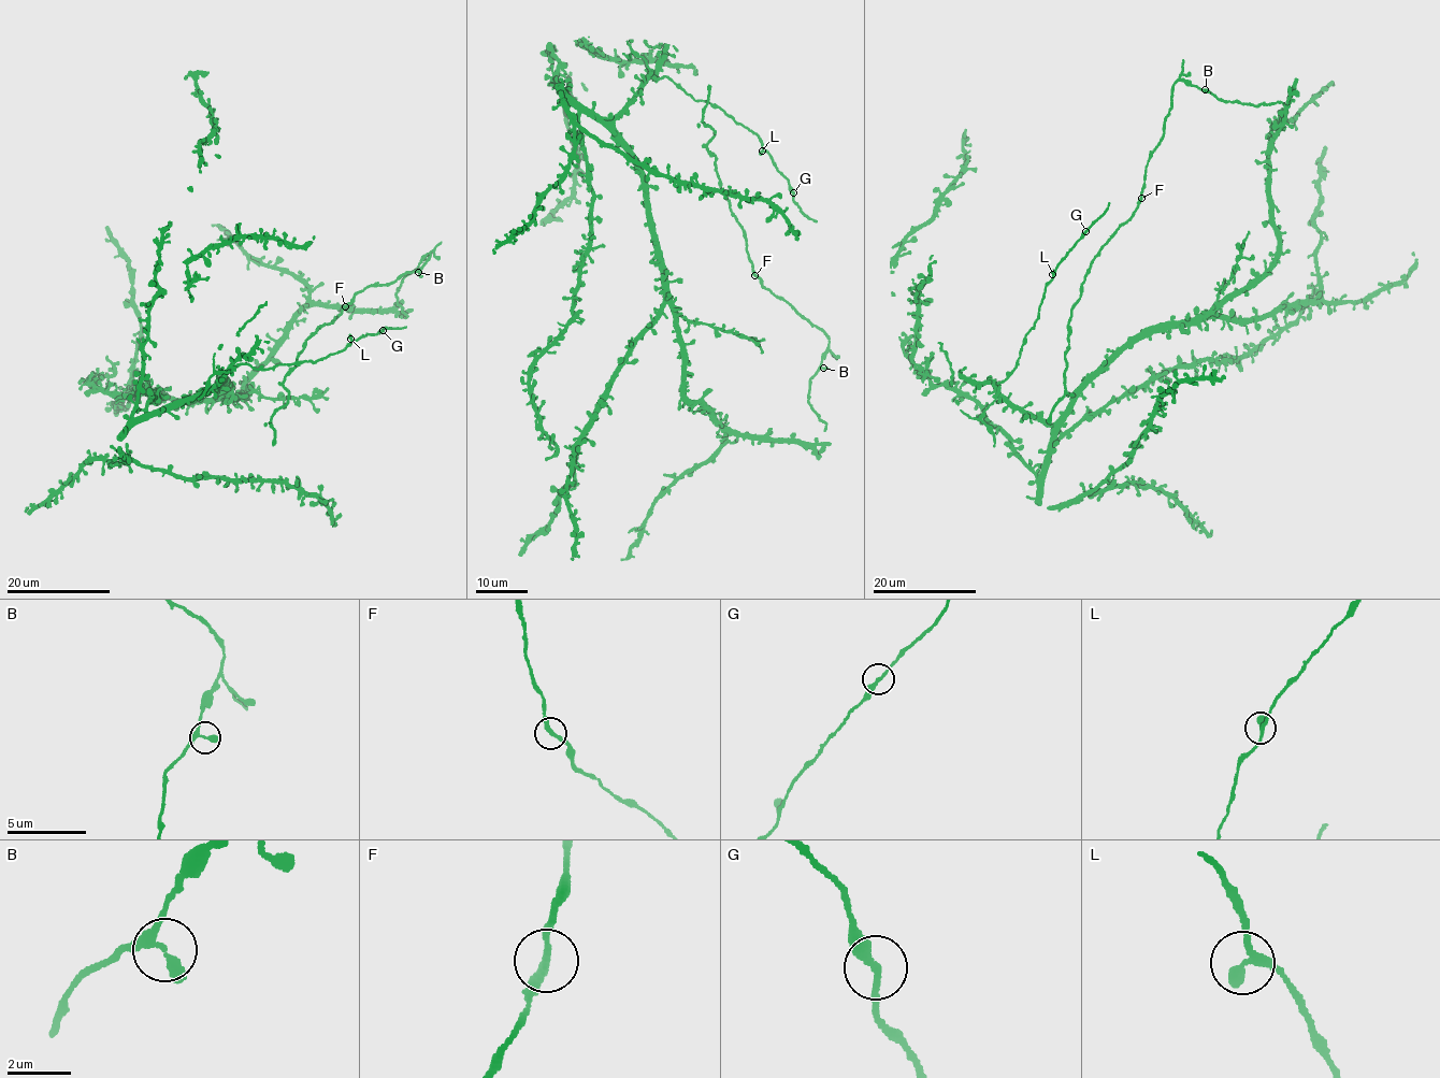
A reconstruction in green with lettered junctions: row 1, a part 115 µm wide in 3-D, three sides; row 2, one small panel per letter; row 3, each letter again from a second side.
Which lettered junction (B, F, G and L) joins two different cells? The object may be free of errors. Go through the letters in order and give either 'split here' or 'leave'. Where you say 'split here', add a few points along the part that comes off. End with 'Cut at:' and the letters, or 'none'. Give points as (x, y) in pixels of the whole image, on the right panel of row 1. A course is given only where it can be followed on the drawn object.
B: leave
F: leave
G: leave
L: leave
Cut at: none

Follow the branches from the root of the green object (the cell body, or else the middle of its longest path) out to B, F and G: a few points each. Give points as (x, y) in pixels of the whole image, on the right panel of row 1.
B: (1248, 283), (1267, 272), (1277, 250), (1269, 159), (1290, 98), (1286, 103), (1257, 105), (1221, 101), (1206, 89)
F: (1248, 283), (1267, 272), (1277, 250), (1269, 159), (1290, 98), (1257, 105), (1221, 101), (1179, 81), (1141, 198)
G: (1248, 283), (1192, 319), (1143, 329), (1048, 423), (1004, 401), (997, 383), (1016, 365), (1055, 267), (1084, 231)

